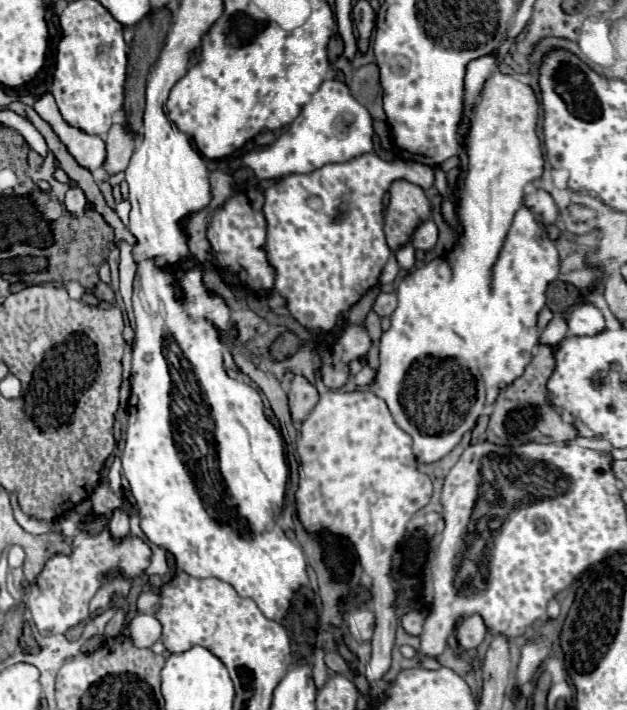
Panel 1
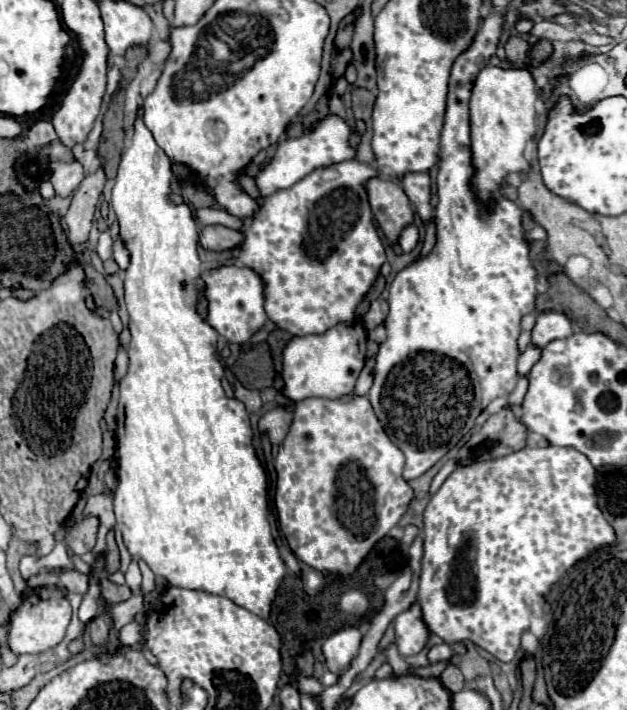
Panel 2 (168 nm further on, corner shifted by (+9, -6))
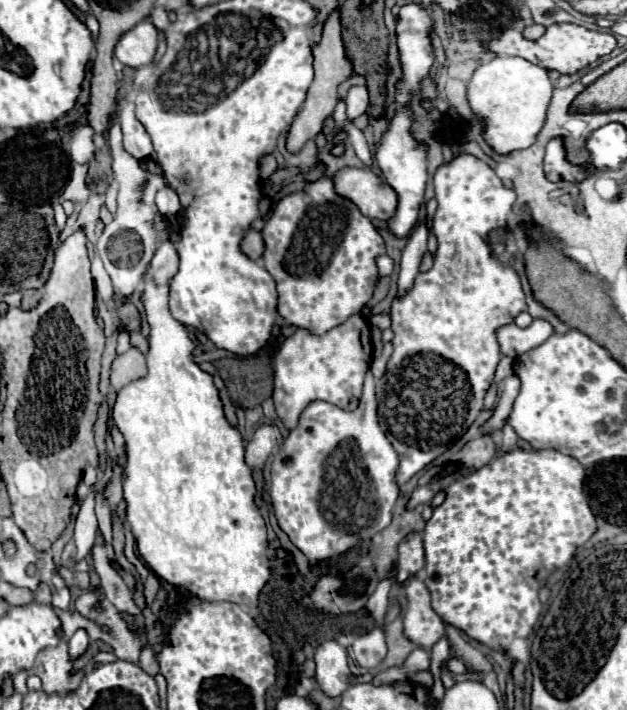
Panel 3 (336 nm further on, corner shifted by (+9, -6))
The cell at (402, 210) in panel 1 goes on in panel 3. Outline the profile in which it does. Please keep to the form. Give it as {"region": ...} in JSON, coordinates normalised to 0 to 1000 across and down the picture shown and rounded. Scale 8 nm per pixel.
{"region":[[[547,237],[534,248],[537,273],[563,282],[585,307],[624,310],[633,296],[633,270],[585,237]]]}

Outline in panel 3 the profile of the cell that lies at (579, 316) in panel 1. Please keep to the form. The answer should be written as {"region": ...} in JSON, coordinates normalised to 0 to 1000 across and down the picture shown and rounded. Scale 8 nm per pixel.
{"region":[[[853,448],[847,459],[841,462],[828,462],[821,456],[812,456],[812,459],[802,459],[796,468],[793,468],[793,476],[796,476],[796,485],[799,485],[799,496],[805,501],[831,501],[856,487],[863,487],[876,473],[885,470],[885,462],[866,451],[866,448]]]}

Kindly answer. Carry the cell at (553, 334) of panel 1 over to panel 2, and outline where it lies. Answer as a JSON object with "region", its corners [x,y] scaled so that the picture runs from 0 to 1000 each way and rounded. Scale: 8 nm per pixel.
{"region":[[[841,487],[841,493],[828,501],[828,513],[825,513],[825,527],[828,530],[841,530],[844,521],[850,518],[850,513],[860,507],[860,490],[853,487]]]}

